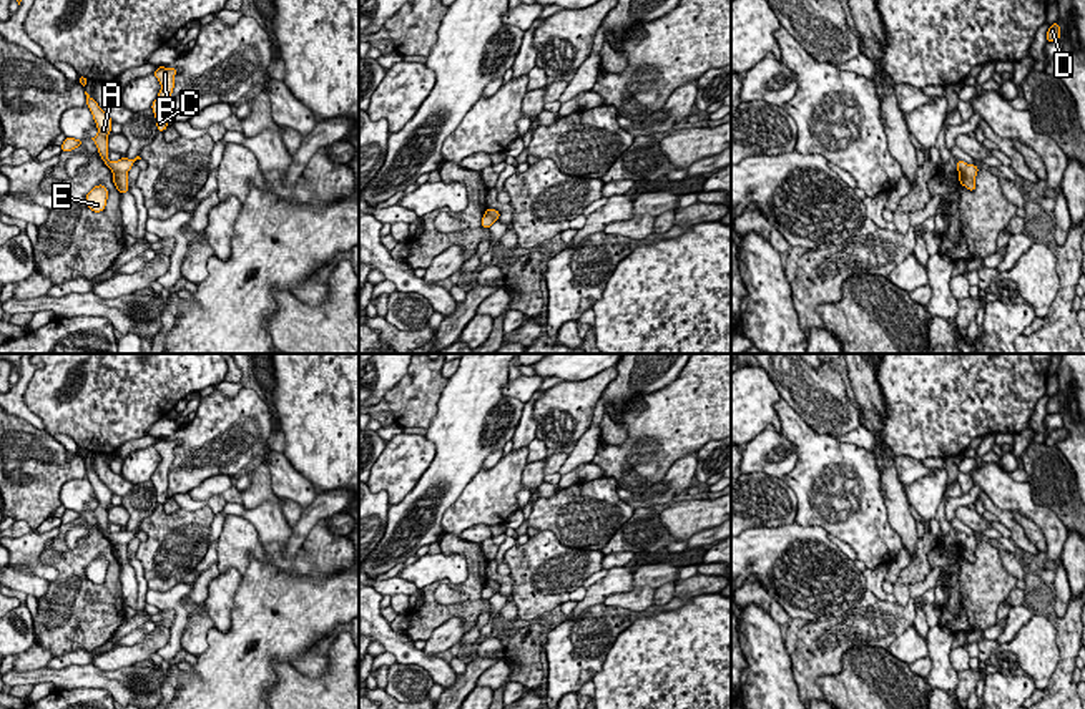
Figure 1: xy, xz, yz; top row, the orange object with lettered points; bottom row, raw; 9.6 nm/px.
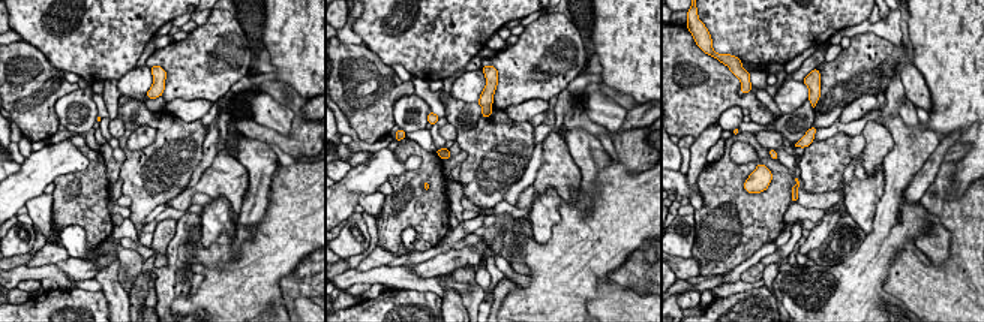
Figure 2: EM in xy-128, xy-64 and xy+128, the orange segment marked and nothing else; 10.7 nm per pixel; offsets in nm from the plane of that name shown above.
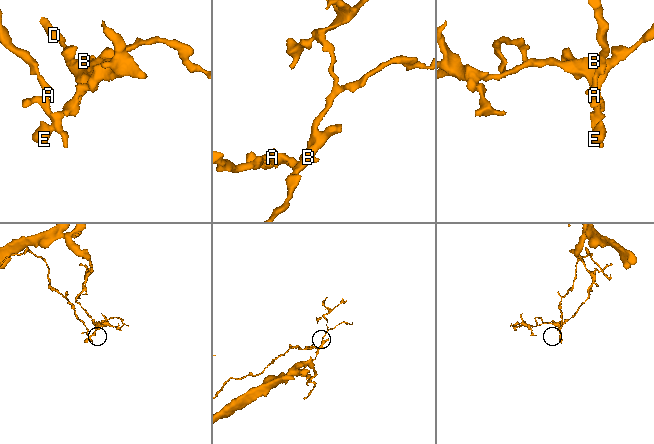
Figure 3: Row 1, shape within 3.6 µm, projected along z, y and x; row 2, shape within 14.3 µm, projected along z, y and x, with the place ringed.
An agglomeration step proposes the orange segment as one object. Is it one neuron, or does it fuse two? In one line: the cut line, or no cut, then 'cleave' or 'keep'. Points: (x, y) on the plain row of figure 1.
cut xy (108, 533), (117, 543), (127, 545); cleave

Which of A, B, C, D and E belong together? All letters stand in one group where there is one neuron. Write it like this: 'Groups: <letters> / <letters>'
Groups: A E / B C D

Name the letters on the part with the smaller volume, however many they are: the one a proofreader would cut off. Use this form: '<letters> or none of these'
B, C, D

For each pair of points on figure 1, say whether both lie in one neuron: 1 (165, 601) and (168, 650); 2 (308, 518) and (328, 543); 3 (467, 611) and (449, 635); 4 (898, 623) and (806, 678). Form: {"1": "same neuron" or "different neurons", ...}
{"1": "same neuron", "2": "different neurons", "3": "different neurons", "4": "same neuron"}

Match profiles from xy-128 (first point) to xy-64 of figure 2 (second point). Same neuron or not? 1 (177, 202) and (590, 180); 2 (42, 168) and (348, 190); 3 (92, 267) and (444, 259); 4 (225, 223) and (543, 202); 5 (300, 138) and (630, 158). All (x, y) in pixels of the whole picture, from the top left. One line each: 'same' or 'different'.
1: different
2: same
3: same
4: same
5: same

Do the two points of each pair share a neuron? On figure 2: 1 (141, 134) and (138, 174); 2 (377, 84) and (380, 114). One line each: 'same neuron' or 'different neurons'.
1: different neurons
2: same neuron

